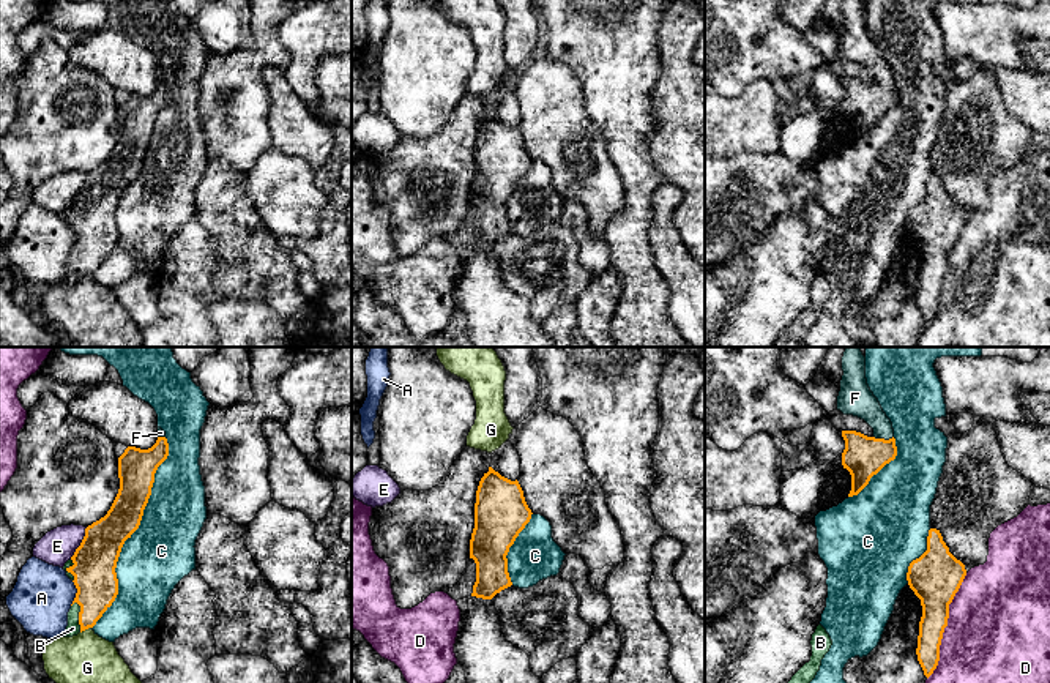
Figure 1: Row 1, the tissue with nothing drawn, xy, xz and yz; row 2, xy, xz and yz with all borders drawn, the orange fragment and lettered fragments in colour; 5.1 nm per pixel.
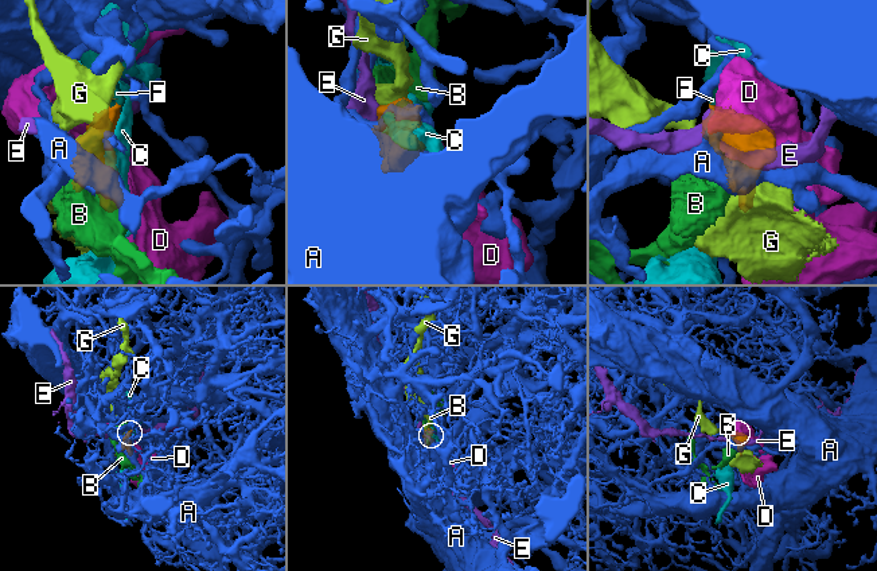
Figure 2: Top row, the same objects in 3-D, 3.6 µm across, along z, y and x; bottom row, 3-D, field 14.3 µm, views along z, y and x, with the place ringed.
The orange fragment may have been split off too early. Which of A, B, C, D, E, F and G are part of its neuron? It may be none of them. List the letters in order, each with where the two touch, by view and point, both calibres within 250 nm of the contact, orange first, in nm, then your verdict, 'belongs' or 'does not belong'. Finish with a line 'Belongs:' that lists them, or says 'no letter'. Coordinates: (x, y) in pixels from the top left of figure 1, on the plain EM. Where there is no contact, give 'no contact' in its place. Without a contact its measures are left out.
A: contact xy (76, 240); calibres 220 and 300 nm; does not belong
B: contact xy (79, 264); calibres 220 and 70 nm; belongs
C: contact xy (134, 177); calibres 220 and 340 nm; does not belong
D: contact yz (946, 272); calibres 260 and 500 nm; does not belong
E: contact xy (81, 190); calibres 220 and 180 nm; does not belong
F: contact yz (883, 85); calibres 220 and 170 nm; belongs
G: contact xy (85, 275); calibres 220 and 340 nm; does not belong
Belongs: B, F

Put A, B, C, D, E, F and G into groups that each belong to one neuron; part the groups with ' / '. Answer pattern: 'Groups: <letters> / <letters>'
Groups: A / B F / C E / D / G

